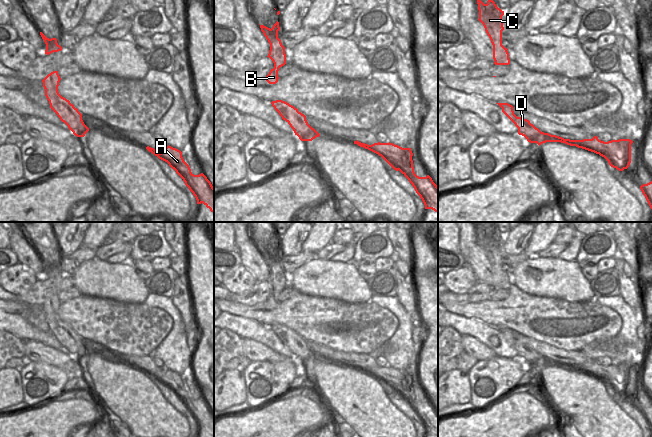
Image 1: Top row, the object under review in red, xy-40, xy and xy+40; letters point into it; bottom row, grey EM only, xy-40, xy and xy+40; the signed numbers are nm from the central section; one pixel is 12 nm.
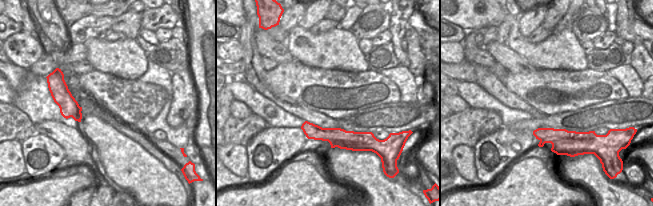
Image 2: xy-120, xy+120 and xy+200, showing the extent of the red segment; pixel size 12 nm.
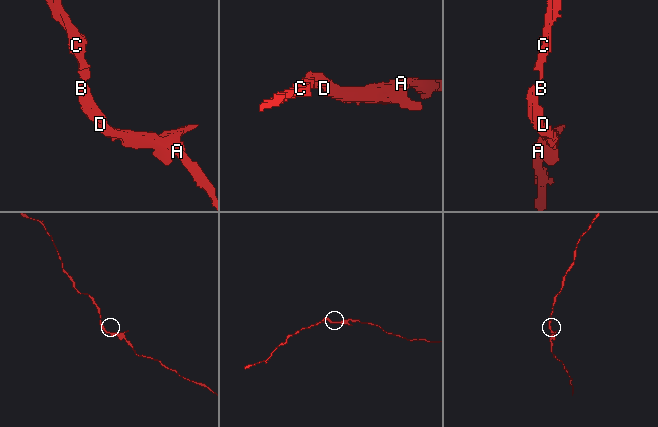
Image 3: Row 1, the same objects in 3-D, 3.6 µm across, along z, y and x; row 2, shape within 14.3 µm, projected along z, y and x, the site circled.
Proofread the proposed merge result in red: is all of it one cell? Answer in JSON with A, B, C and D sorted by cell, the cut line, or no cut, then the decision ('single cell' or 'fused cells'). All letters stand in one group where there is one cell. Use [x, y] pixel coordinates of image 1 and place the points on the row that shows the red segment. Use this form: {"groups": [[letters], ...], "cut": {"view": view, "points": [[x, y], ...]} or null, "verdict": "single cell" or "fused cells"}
{"groups": [["A", "B", "C", "D"]], "cut": null, "verdict": "single cell"}

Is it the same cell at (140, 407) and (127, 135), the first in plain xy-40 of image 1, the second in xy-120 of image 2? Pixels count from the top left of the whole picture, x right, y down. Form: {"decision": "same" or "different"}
{"decision": "same"}

